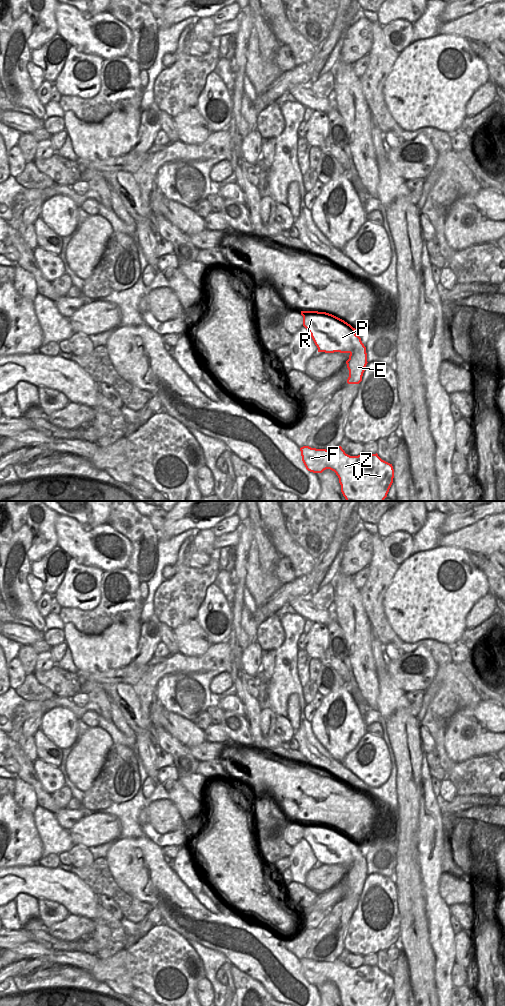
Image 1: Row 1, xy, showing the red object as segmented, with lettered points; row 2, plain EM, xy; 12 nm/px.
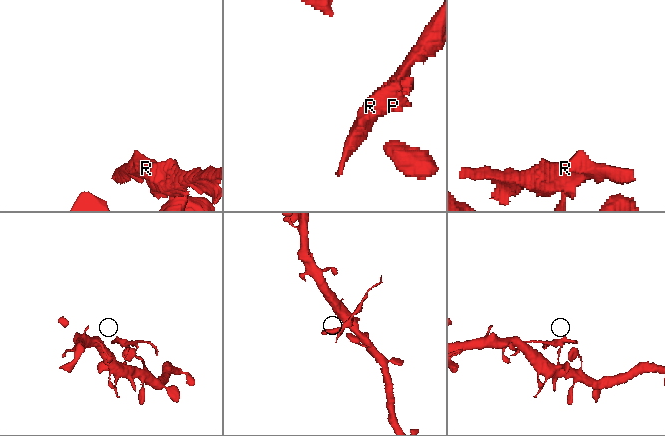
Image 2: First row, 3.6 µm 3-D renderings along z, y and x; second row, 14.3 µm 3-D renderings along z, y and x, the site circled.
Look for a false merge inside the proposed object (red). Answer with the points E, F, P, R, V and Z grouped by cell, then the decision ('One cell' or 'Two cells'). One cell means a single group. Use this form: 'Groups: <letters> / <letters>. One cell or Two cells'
Groups: E F V Z / P R. Two cells

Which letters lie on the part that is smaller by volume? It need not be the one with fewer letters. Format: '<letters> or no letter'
P, R

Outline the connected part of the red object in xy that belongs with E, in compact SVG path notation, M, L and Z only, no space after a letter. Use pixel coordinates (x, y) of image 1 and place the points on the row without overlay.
M359 849L355 861L350 865L349 871L346 873L349 882L348 896L359 896L362 893L367 875L366 859Z

